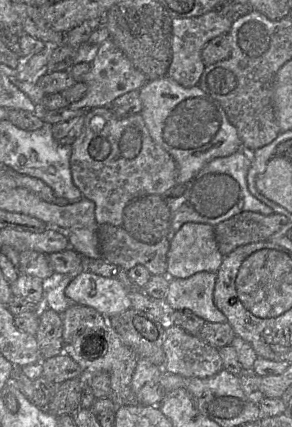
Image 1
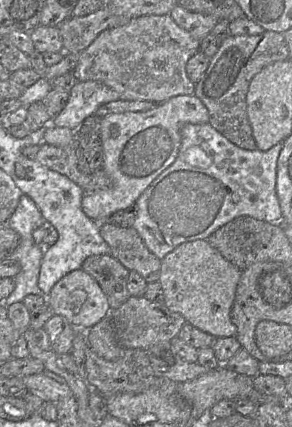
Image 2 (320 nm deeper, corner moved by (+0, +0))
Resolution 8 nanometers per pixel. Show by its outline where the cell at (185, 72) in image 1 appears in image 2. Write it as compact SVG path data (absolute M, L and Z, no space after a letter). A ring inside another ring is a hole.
M145 15L133 18L123 26L105 30L80 53L73 73L78 82L97 81L116 91L120 100L162 103L179 95L193 95L196 84L187 73L188 60L199 51L200 41L182 29L168 15Z

